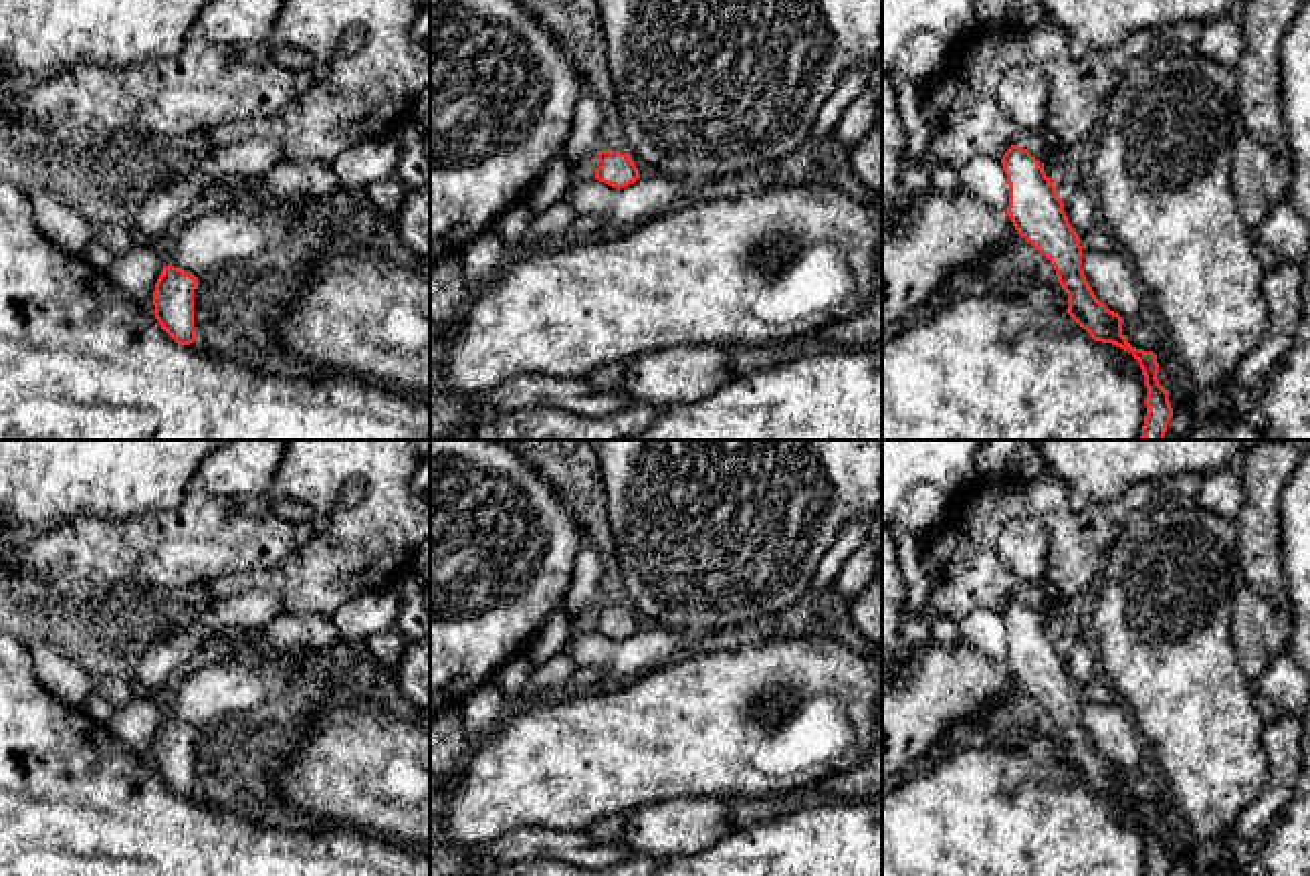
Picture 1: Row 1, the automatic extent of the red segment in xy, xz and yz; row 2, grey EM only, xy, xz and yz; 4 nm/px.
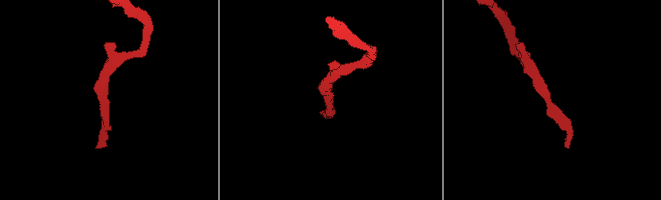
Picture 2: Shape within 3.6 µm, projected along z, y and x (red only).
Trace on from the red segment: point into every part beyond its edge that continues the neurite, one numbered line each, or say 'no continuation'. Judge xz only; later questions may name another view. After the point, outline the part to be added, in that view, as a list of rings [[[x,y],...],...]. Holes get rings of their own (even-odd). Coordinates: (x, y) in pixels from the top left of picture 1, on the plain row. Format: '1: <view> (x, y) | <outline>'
no continuation

